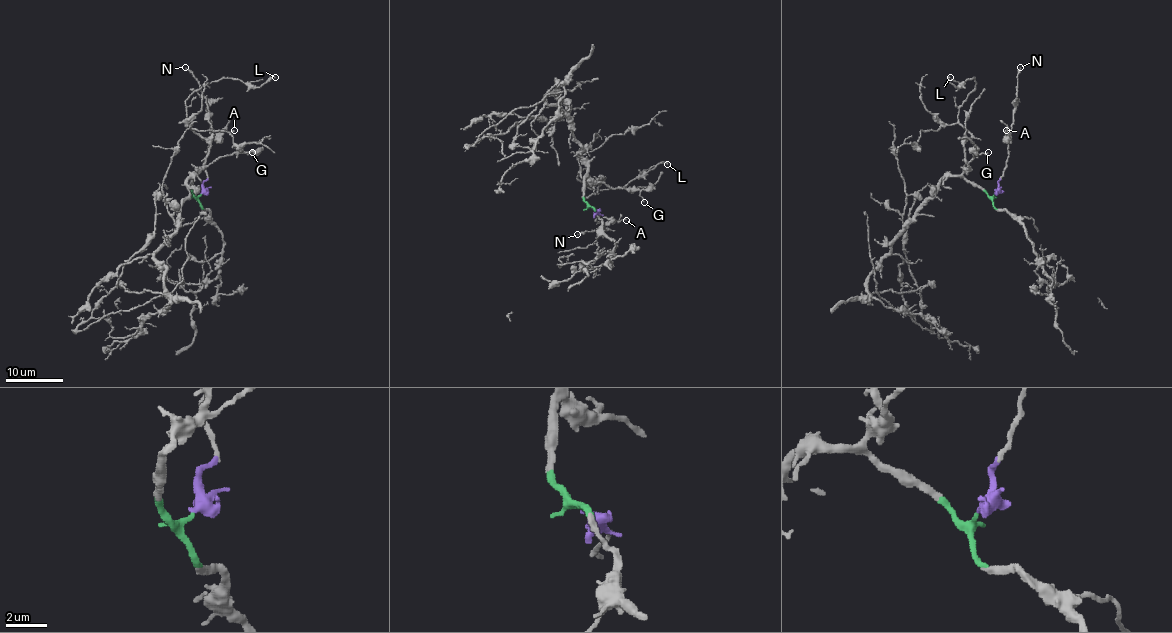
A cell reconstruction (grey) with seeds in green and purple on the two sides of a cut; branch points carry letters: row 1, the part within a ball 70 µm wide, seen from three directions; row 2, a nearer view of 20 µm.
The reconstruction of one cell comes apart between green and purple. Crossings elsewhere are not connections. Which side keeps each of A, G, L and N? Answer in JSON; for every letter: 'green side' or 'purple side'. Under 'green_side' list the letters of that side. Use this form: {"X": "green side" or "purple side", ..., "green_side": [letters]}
{"A": "purple side", "G": "green side", "L": "green side", "N": "purple side", "green_side": ["G", "L"]}

